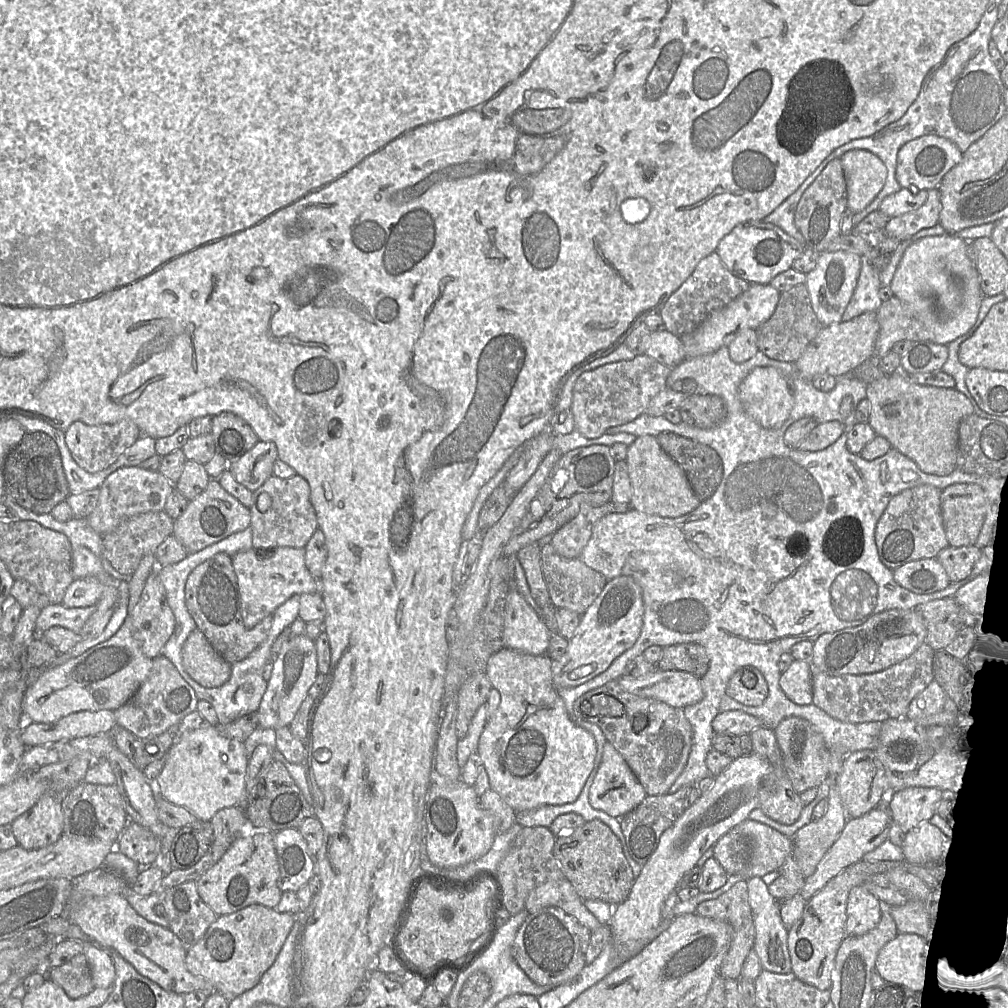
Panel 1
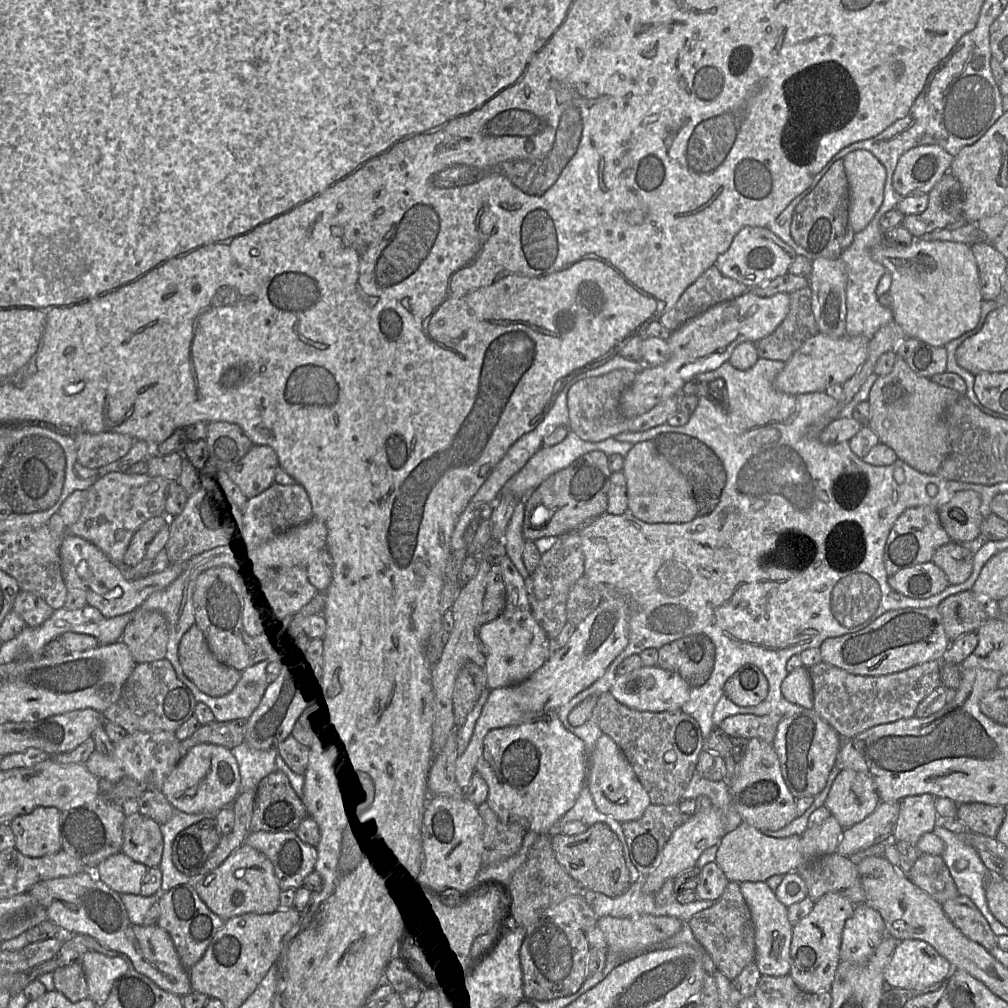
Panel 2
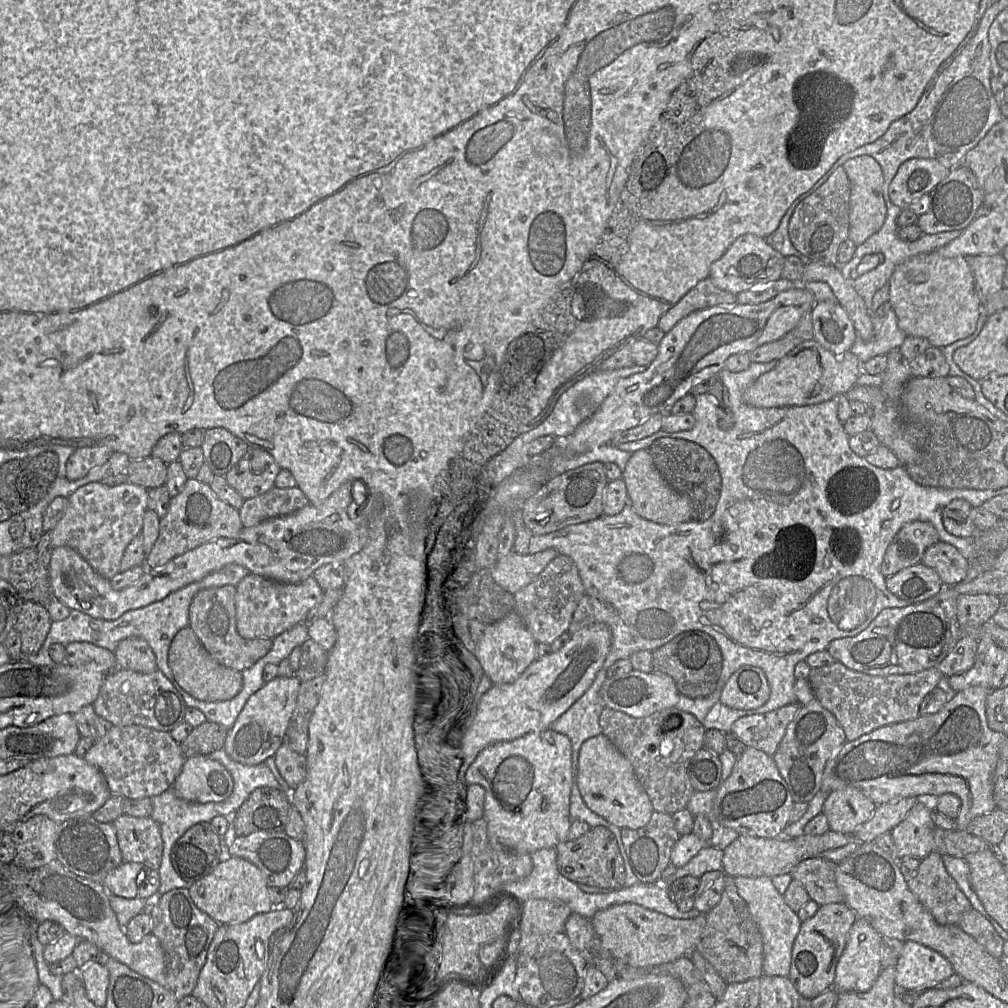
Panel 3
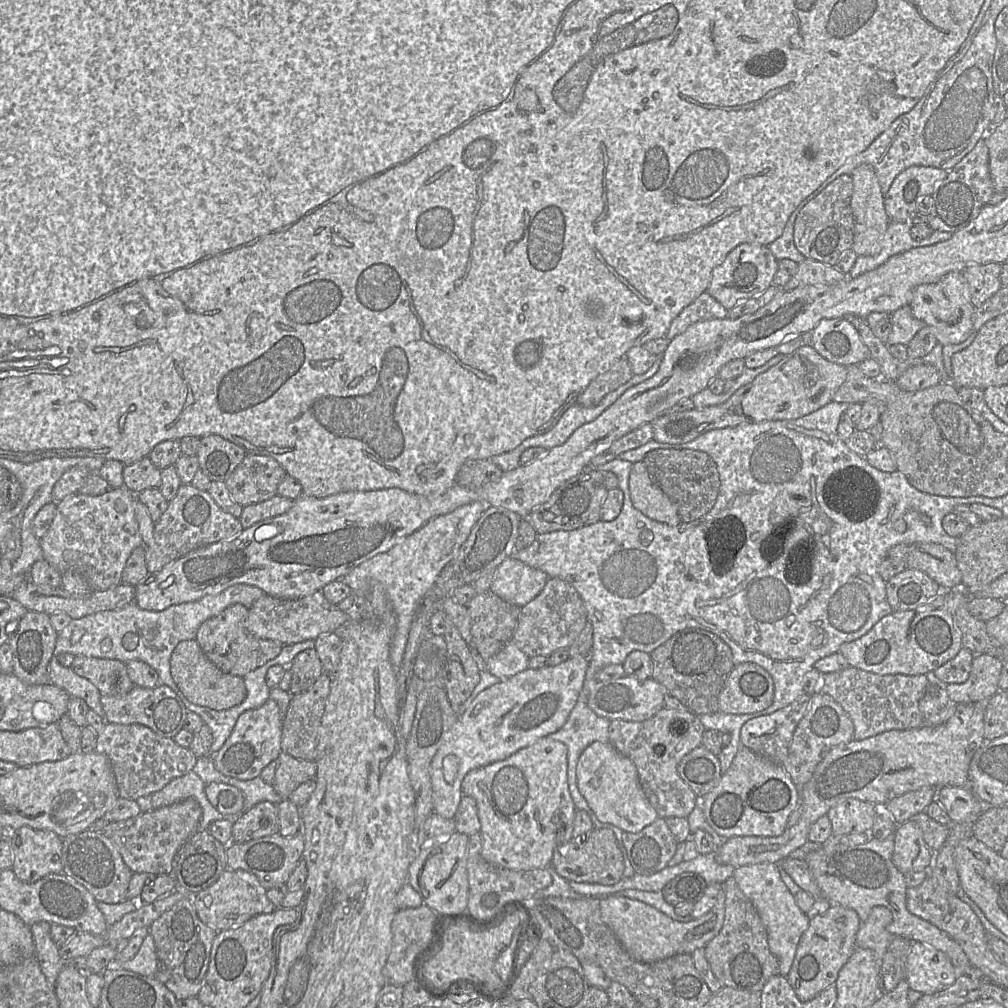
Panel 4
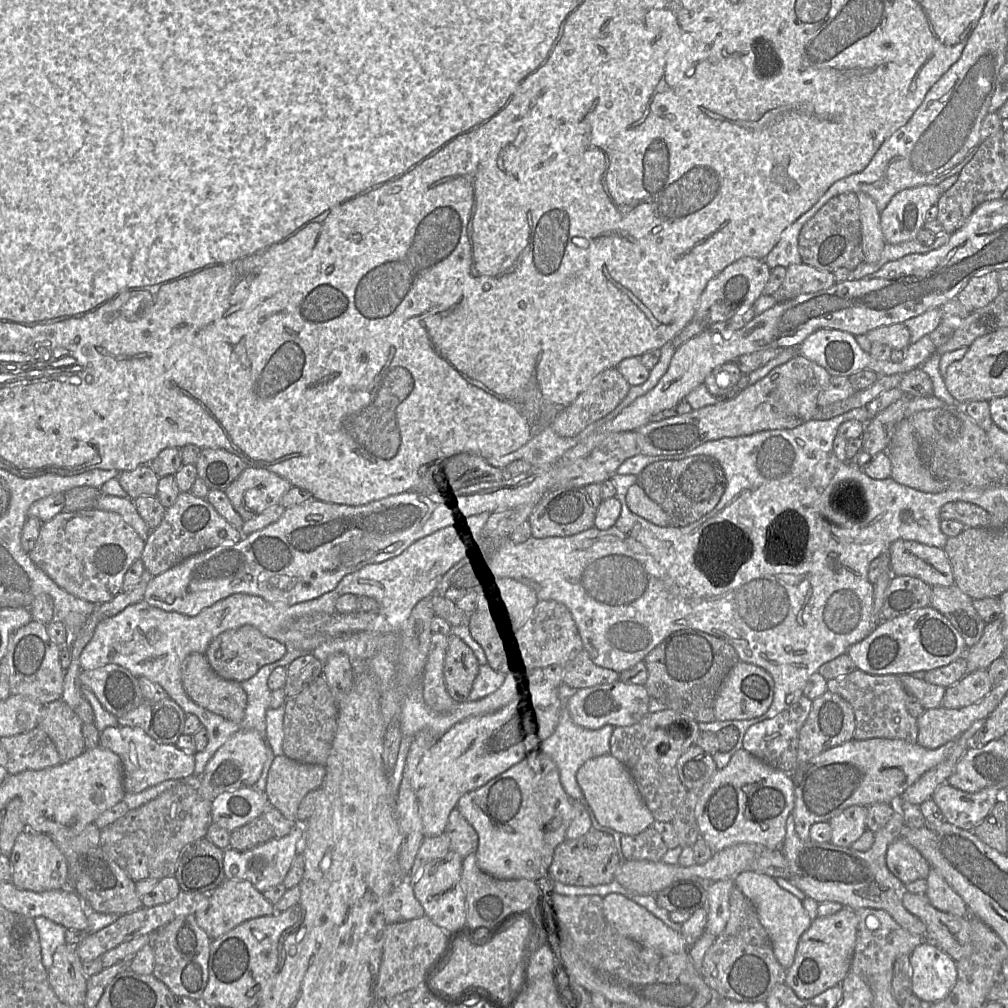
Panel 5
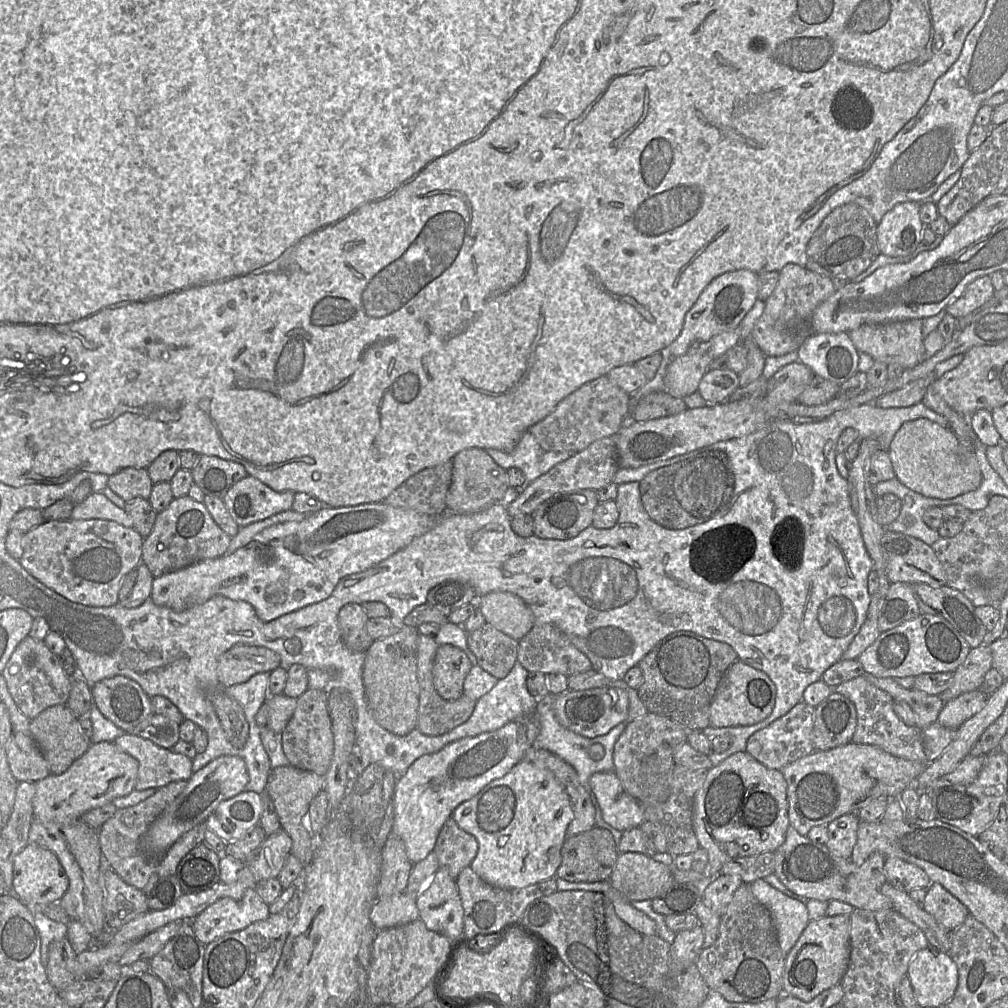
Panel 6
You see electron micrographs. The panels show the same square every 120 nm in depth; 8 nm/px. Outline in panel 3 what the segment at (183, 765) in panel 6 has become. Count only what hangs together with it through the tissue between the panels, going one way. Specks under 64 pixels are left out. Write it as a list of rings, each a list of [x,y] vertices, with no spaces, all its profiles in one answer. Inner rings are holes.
[[[113,725],[83,758],[101,771],[111,794],[125,799],[154,797],[171,788],[186,760],[169,732],[139,725]]]

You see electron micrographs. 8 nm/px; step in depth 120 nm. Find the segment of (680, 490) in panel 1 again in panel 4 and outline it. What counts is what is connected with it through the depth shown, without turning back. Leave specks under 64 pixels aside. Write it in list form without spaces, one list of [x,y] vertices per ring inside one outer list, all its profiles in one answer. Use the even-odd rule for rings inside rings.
[[[643,460],[633,463],[629,492],[634,507],[648,518],[670,526],[682,522],[675,504],[651,480]]]

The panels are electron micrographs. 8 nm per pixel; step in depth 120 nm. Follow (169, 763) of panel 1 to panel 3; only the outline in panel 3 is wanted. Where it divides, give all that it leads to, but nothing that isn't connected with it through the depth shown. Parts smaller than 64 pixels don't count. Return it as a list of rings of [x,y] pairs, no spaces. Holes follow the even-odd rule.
[[[205,755],[187,758],[172,789],[188,802],[222,802],[233,792],[234,782],[228,770]]]

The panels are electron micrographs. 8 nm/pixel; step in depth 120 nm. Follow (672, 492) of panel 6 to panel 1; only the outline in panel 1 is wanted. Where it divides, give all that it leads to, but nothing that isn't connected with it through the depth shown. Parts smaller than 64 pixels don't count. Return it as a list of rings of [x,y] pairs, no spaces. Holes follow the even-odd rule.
[[[672,432],[661,433],[656,438],[661,448],[683,469],[701,501],[717,491],[723,479],[724,466],[714,449]]]

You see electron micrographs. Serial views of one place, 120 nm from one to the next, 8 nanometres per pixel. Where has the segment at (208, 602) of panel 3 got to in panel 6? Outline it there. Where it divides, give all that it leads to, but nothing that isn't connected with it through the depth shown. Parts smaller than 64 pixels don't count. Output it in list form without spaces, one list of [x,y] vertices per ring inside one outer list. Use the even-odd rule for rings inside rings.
[[[236,644],[218,659],[217,675],[222,687],[248,681],[257,673],[269,672],[281,666],[280,656],[265,647]]]

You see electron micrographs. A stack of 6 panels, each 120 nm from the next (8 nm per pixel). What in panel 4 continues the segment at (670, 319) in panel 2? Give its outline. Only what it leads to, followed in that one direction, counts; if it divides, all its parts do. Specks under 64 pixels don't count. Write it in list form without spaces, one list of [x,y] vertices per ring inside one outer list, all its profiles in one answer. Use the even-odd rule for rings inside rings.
[[[705,291],[673,319],[664,337],[670,342],[690,325],[705,320],[726,318],[728,311]]]

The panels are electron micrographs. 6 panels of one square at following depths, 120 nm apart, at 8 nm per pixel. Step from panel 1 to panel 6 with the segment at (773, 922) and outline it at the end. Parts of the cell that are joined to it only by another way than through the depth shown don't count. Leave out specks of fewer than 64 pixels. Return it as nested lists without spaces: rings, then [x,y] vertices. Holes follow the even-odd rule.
[[[763,878],[751,882],[750,887],[754,896],[770,910],[780,947],[784,953],[788,954],[810,921],[806,905],[782,893]]]

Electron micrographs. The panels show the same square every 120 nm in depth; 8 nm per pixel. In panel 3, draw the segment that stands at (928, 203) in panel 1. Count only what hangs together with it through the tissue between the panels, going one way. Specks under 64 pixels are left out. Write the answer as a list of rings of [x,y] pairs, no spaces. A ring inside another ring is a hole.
[[[965,165],[951,169],[949,175],[930,192],[931,206],[928,212],[918,216],[916,225],[923,234],[936,234],[952,230],[963,231],[974,219],[983,204],[984,193],[973,172]]]

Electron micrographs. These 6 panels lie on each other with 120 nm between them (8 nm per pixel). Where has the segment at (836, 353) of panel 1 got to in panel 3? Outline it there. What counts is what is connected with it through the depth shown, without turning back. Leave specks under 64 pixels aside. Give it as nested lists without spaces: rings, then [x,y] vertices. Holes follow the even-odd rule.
[[[812,339],[798,345],[780,359],[774,369],[762,374],[744,391],[742,400],[757,408],[819,404],[857,386],[862,372],[862,363],[851,351],[835,355]]]

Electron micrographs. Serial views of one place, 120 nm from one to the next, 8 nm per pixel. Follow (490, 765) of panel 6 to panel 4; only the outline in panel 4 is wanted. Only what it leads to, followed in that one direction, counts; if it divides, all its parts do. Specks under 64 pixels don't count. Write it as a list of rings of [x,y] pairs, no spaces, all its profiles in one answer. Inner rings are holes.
[[[569,657],[555,666],[539,669],[527,668],[482,691],[469,708],[459,715],[432,759],[430,777],[433,791],[433,812],[443,818],[453,819],[463,797],[462,781],[468,772],[504,760],[536,740],[558,731],[565,724],[577,703],[588,666],[589,658]]]

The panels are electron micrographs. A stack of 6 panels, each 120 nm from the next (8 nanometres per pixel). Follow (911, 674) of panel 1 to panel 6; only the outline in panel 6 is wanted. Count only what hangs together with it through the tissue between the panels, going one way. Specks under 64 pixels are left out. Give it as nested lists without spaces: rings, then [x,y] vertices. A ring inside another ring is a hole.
[[[865,675],[843,682],[834,691],[851,700],[856,708],[857,726],[852,737],[856,744],[874,745],[885,752],[910,761],[928,763],[923,745],[923,734],[916,726],[908,726],[895,714],[894,699],[873,685]]]

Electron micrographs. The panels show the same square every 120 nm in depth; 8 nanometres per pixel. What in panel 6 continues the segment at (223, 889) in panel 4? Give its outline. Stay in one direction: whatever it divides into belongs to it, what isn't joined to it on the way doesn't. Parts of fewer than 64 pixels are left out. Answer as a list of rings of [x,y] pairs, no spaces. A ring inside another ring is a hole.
[[[249,888],[239,899],[225,897],[215,901],[191,923],[197,938],[207,945],[227,933],[264,920],[269,915],[269,905],[260,898],[255,888]]]

